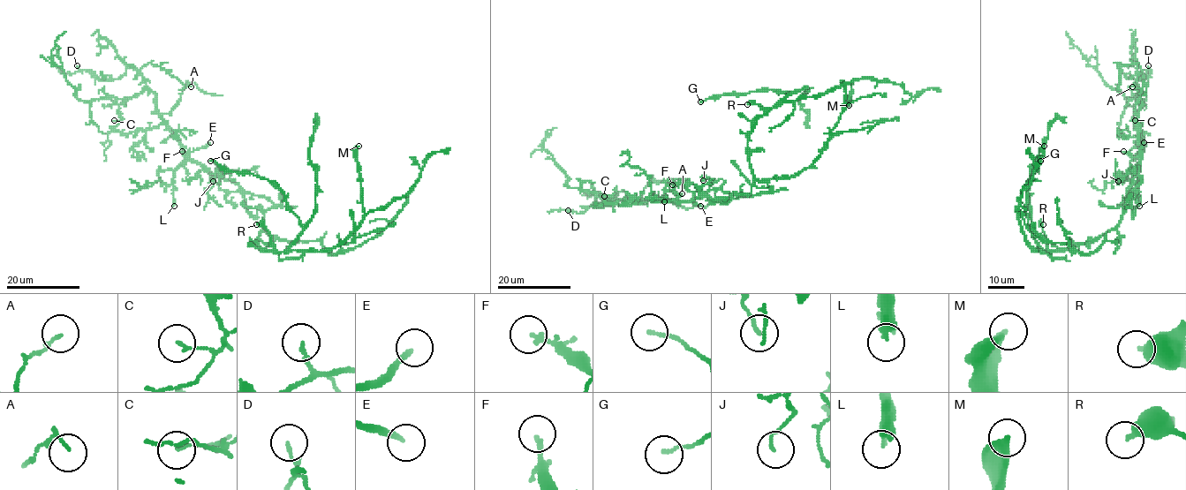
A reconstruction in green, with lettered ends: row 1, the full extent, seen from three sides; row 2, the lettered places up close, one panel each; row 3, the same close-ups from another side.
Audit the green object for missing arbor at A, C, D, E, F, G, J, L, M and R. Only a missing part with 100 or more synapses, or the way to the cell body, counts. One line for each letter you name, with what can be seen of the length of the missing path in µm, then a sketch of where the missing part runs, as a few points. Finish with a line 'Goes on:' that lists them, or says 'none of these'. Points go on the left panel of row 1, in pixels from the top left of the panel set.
E: 60 µm
L: 50 µm | (174, 206), (190, 215), (233, 222), (242, 229), (250, 229), (259, 221), (267, 222), (271, 219), (310, 225)
Goes on: E, L

